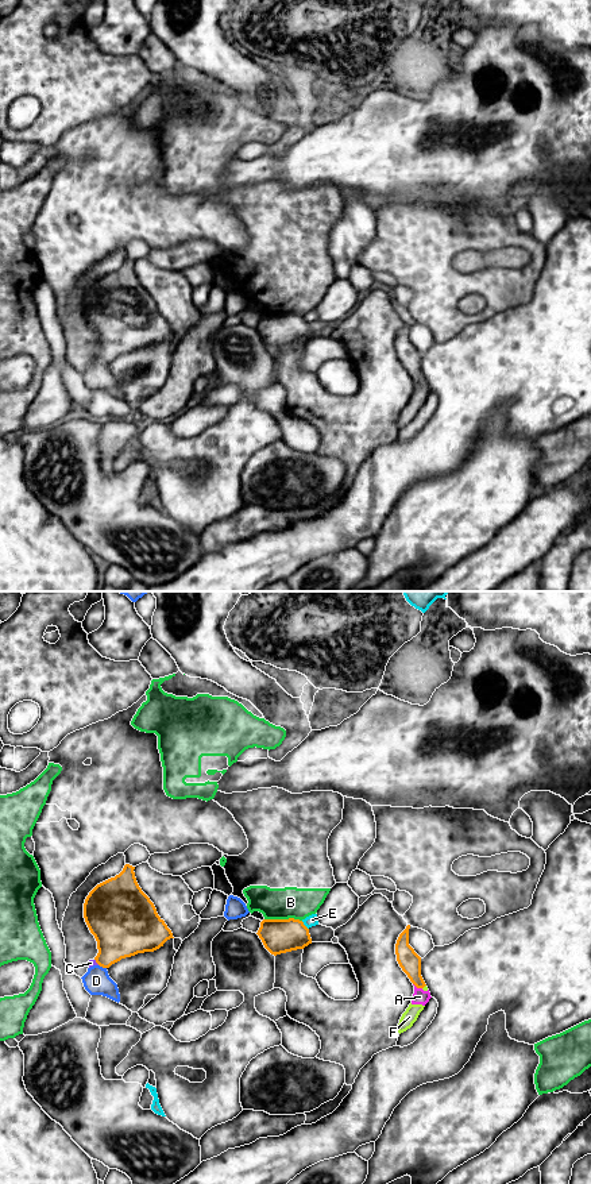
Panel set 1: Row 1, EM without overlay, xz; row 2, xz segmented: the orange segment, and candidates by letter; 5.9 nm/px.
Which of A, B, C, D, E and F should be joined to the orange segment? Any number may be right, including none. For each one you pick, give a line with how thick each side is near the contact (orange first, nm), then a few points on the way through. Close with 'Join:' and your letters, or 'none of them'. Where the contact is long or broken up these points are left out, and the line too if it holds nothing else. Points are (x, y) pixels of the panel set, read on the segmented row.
A: 130 nm thick on the orange side, 90 nm on the other
F: 130 nm thick on the orange side, 30 nm on the other
Join: A, F

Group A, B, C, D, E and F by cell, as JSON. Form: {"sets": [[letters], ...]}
{"sets": [["A", "F"], ["B"], ["C"], ["D"], ["E"]]}

